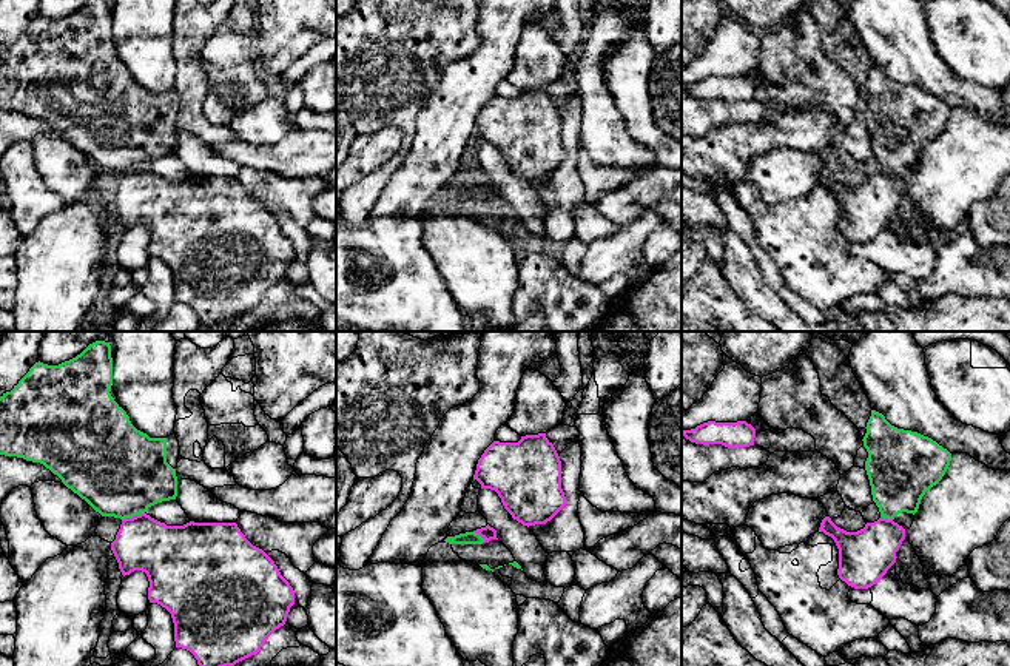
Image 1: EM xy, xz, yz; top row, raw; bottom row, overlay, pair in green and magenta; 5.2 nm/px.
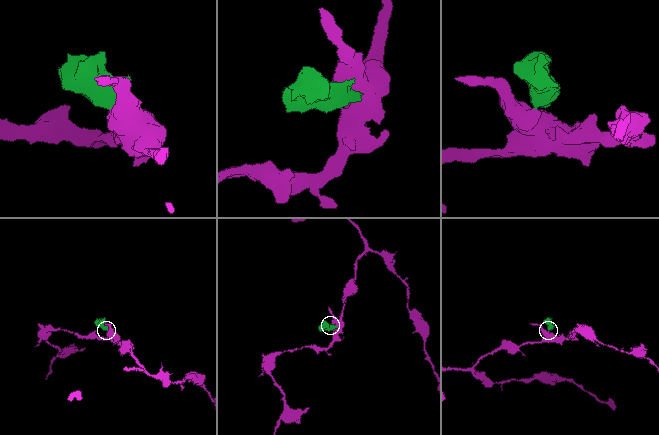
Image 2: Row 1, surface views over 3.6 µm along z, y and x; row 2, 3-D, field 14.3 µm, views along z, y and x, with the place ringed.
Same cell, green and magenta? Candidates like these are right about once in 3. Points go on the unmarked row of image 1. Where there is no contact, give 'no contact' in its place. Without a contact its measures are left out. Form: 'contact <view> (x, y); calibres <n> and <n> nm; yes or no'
contact xy (133, 170); calibres 480 and 280 nm; no

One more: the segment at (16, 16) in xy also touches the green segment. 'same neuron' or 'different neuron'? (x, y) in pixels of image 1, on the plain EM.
different neuron

